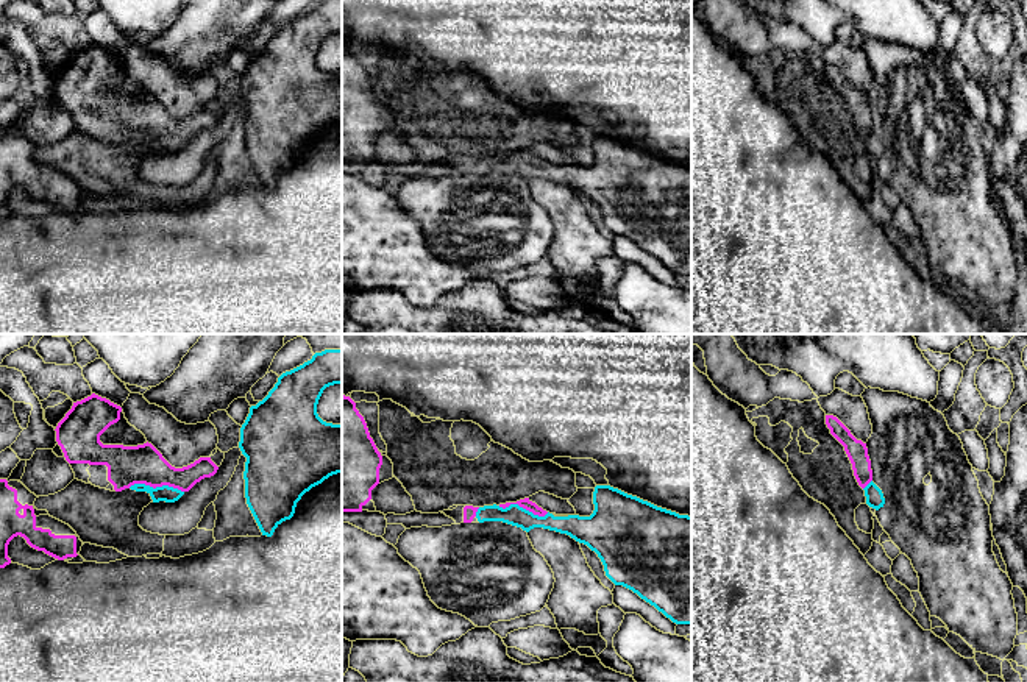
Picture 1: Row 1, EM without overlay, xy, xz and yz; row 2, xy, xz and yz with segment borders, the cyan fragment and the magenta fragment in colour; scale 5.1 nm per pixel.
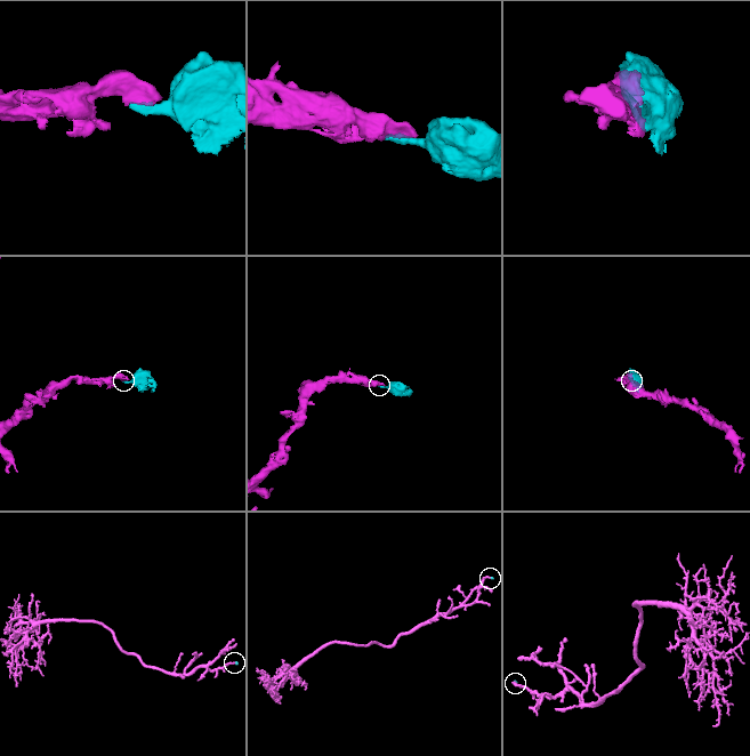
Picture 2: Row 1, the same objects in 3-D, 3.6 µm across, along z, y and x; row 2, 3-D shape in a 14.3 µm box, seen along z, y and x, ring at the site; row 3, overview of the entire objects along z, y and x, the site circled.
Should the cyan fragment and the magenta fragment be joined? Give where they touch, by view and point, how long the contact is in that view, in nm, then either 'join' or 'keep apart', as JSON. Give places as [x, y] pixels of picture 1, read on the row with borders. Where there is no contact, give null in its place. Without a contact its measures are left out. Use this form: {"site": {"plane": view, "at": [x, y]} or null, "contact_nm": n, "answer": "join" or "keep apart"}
{"site": {"plane": "xy", "at": [156, 487]}, "contact_nm": 280, "answer": "join"}

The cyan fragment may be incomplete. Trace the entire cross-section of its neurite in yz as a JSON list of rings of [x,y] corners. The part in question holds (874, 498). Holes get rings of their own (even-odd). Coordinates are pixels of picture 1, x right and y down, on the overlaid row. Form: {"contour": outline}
{"contour": [[[826,415],[826,424],[830,434],[844,446],[852,464],[854,476],[865,490],[866,504],[876,510],[883,507],[885,498],[882,490],[872,482],[871,460],[866,443],[857,440],[851,431],[833,415]]]}

